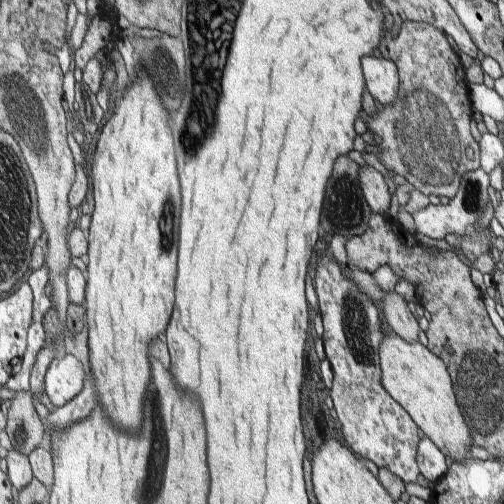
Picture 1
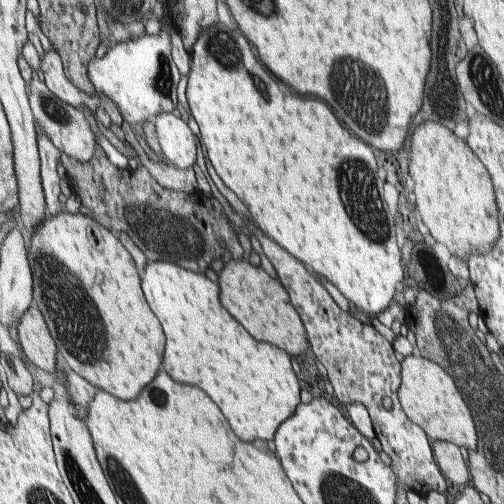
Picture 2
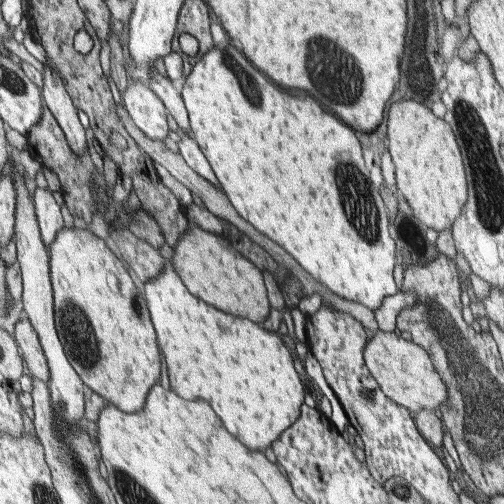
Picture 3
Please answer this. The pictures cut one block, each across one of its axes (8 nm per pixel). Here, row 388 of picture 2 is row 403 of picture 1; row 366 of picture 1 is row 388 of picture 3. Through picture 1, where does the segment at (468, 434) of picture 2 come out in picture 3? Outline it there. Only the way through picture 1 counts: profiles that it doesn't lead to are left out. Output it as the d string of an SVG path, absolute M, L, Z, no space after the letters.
M379 328L375 330L375 336L369 338L365 344L365 366L379 382L383 394L407 408L411 414L421 410L433 412L449 398L447 386L437 374L433 362L429 362L427 350L415 342L407 342L401 336L395 336L393 332L383 332Z

